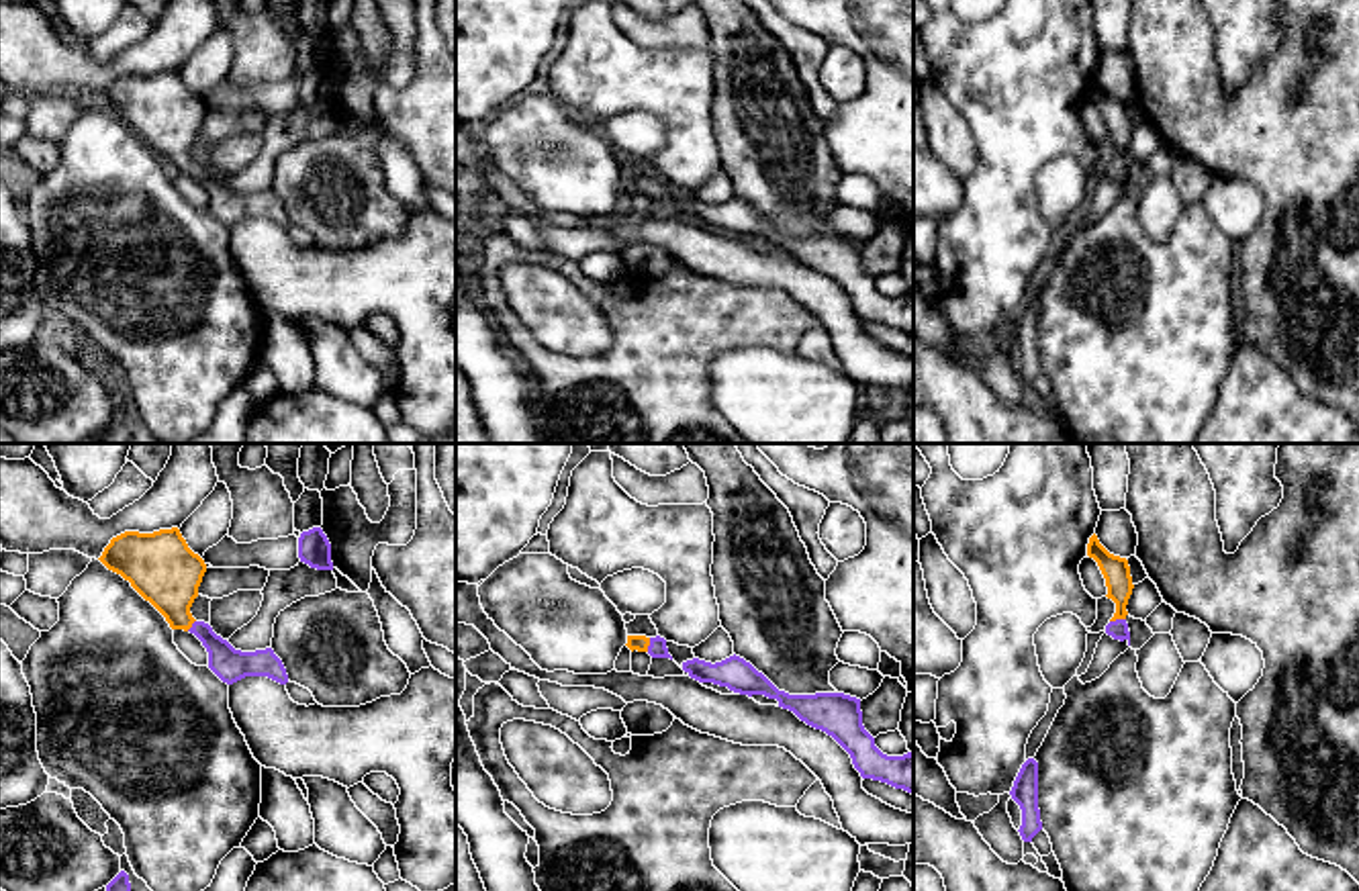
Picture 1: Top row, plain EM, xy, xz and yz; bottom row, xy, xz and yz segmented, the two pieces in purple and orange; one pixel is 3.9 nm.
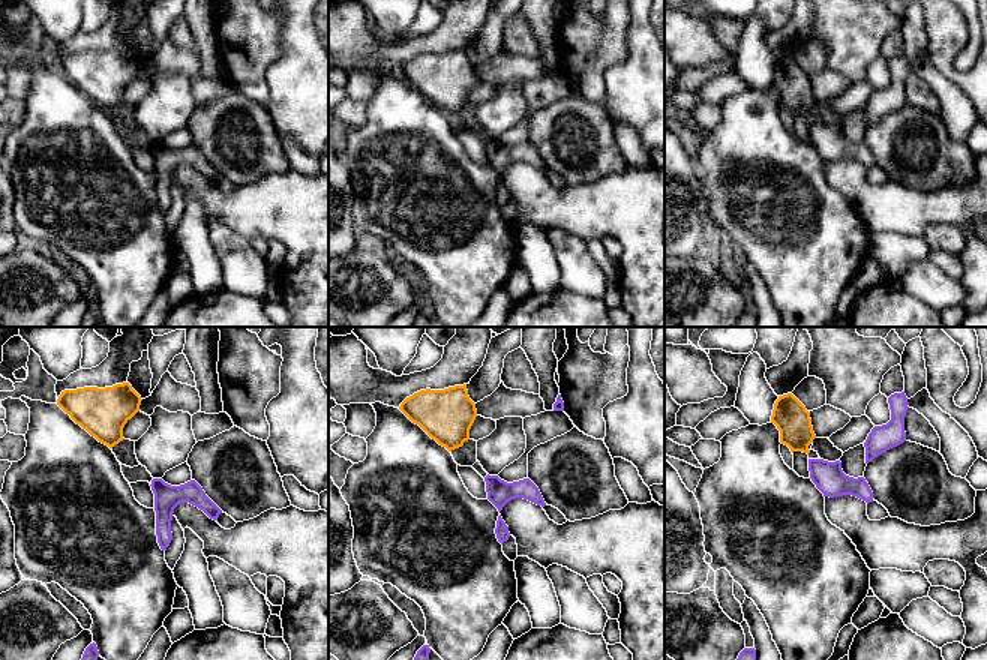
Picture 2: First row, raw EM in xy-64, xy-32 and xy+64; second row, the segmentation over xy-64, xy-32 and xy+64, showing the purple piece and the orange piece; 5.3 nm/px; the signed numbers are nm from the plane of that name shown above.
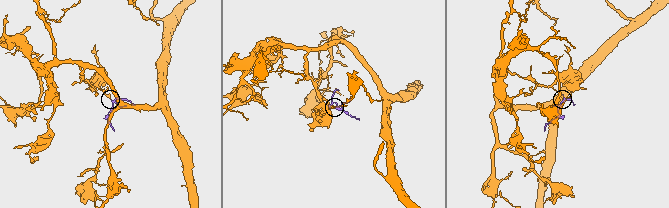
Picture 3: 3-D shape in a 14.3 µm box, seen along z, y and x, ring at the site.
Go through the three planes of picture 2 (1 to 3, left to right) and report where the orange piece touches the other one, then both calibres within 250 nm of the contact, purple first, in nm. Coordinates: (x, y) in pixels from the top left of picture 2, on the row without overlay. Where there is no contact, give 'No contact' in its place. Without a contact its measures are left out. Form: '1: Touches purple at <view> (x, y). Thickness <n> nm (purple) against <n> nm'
1: No contact
2: No contact
3: No contact

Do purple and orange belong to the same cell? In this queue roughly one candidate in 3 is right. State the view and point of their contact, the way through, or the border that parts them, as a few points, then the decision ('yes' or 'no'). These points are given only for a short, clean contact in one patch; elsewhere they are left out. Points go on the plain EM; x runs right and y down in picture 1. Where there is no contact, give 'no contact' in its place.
meets purple in yz at (1116, 162); runs through yz (1118, 172), (1116, 162), (1120, 135), (1114, 111); yes

